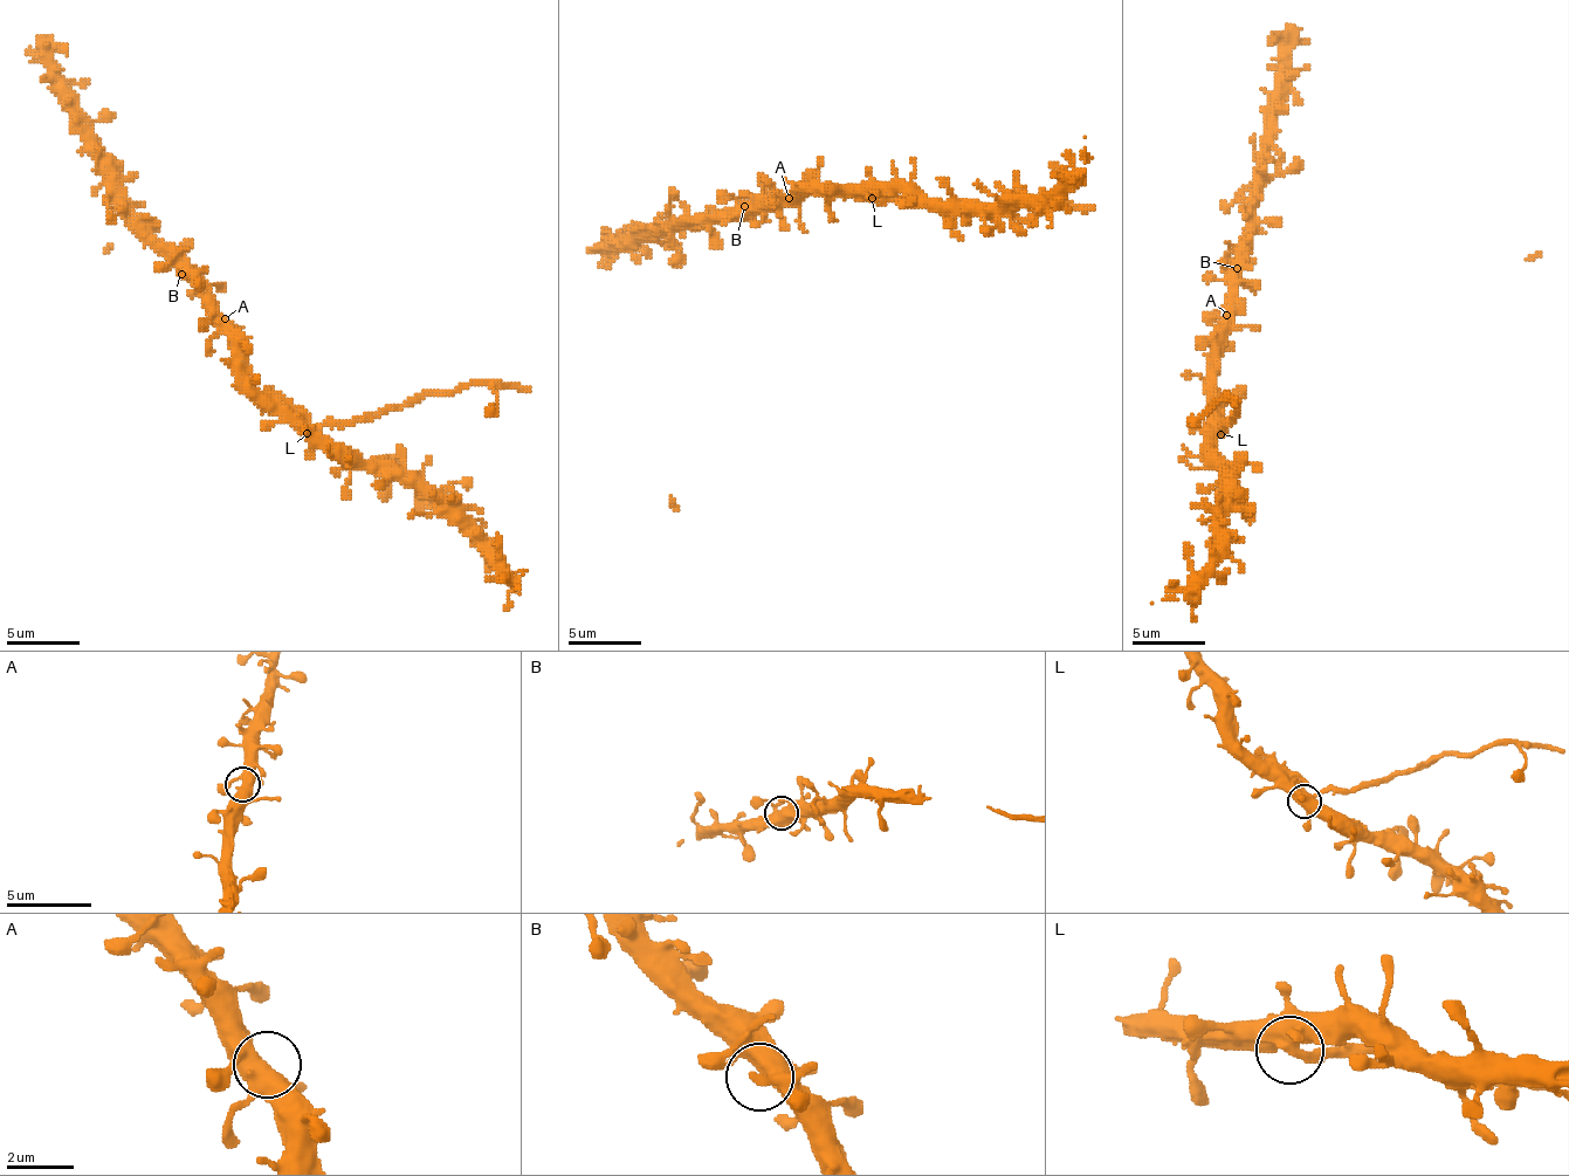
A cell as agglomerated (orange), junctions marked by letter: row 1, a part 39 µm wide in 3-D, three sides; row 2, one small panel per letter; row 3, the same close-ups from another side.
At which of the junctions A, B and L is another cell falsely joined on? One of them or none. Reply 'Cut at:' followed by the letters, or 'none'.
Cut at: L

